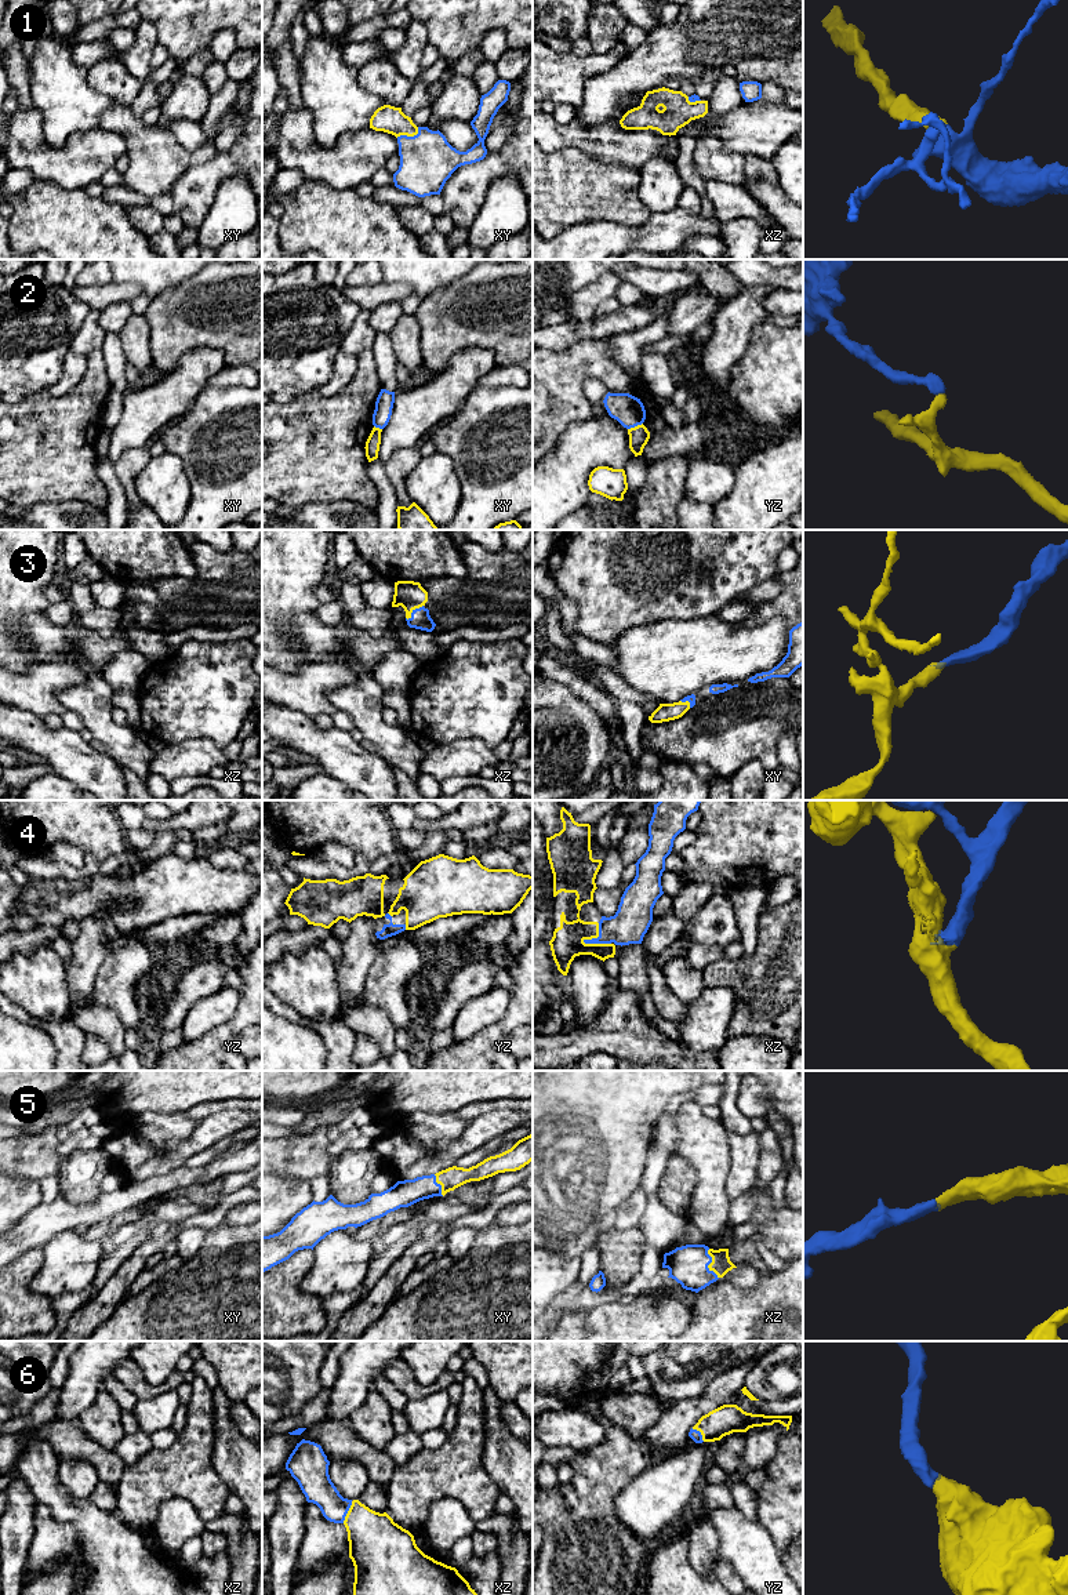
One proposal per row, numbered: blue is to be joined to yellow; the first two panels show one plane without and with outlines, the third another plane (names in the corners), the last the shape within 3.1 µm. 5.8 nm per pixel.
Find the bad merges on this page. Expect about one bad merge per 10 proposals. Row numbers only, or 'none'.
2

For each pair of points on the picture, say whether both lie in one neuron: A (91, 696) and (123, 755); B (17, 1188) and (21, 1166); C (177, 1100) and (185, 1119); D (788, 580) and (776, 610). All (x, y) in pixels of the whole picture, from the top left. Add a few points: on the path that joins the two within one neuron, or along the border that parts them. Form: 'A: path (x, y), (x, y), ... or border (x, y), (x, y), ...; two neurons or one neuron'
A: path (95, 711), (98, 722), (116, 740); one neuron
B: border (14, 1176), (22, 1176), (39, 1183); two neurons
C: border (213, 1100), (181, 1111), (149, 1111); two neurons
D: path (788, 587), (788, 598), (783, 603); one neuron

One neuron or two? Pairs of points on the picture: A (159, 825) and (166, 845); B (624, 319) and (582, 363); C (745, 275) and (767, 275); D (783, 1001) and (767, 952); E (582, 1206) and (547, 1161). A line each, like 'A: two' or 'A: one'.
A: two
B: two
C: one
D: one
E: one

